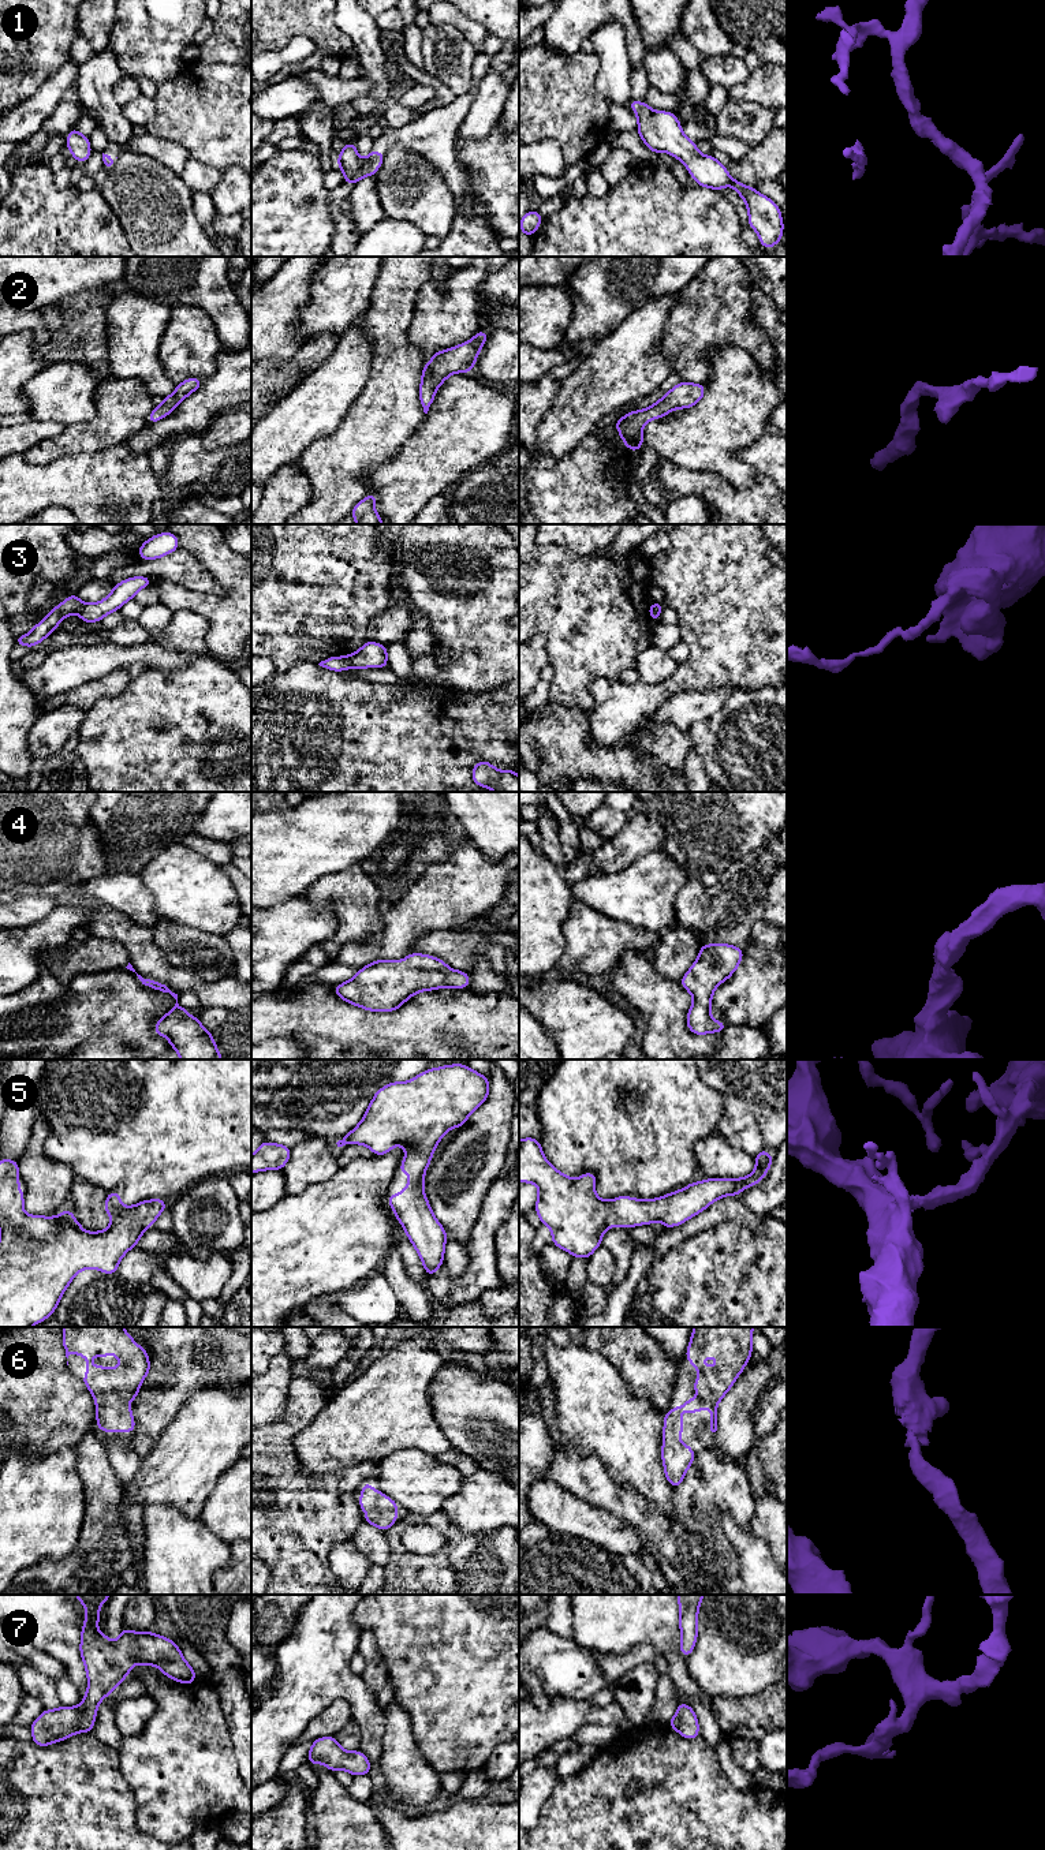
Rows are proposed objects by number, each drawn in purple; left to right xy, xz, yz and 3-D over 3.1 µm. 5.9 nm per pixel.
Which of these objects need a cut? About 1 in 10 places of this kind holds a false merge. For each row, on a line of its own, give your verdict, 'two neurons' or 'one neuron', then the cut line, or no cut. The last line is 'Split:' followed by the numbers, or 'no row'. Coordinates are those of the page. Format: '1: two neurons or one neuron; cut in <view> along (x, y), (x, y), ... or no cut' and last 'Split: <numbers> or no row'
1: one neuron; no cut
2: one neuron; no cut
3: two neurons; cut in xz along (347, 657), (351, 666)
4: one neuron; no cut
5: one neuron; no cut
6: one neuron; no cut
7: one neuron; no cut
Split: 3

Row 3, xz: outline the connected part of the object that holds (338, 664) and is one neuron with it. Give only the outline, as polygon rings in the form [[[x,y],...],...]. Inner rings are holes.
[[[347,655],[343,657],[329,657],[328,659],[324,659],[318,664],[324,669],[342,672],[351,668],[351,664],[348,661]]]

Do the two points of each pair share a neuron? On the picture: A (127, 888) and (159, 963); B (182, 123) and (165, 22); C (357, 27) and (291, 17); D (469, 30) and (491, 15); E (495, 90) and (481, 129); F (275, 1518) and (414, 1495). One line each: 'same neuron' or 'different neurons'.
A: different neurons
B: different neurons
C: different neurons
D: different neurons
E: same neuron
F: different neurons

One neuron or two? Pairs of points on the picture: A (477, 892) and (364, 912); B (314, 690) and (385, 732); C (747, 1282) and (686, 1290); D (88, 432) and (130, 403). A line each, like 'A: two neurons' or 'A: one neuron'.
A: two neurons
B: one neuron
C: one neuron
D: one neuron

